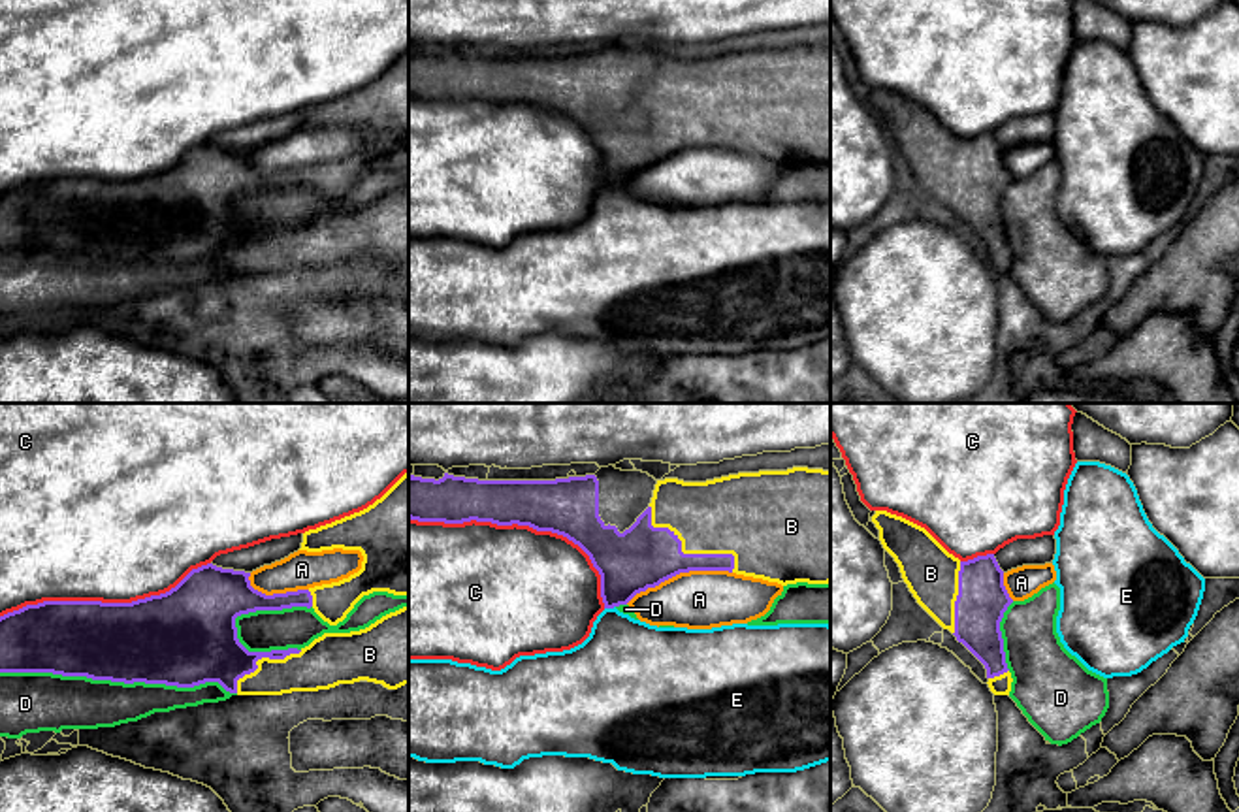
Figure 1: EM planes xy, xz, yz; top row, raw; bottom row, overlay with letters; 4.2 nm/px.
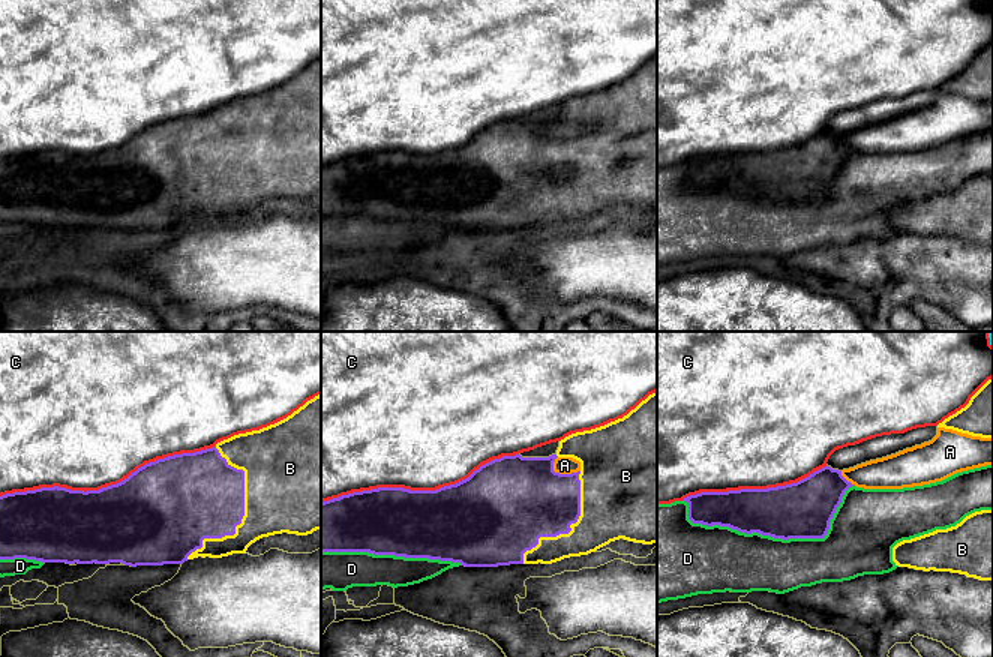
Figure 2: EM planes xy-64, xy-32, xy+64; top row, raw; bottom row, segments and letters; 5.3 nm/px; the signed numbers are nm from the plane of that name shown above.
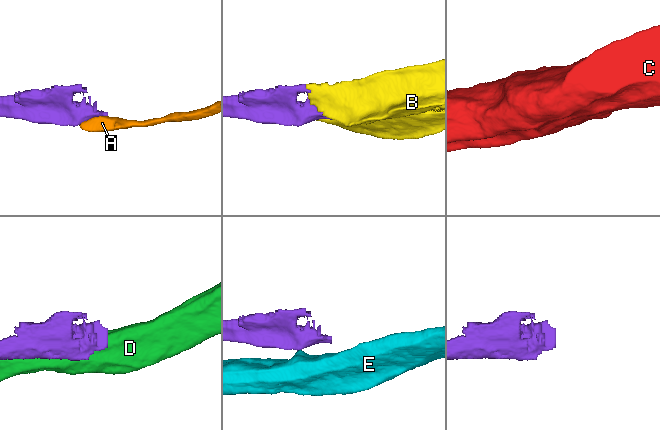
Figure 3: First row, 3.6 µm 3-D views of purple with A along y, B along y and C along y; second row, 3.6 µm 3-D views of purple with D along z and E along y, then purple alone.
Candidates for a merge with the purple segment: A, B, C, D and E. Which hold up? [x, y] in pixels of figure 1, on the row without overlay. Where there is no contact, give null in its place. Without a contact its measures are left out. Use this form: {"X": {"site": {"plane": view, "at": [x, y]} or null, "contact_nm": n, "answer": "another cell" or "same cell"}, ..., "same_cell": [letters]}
{"A": {"site": {"plane": "xz", "at": [678, 151]}, "contact_nm": 480, "answer": "another cell"}, "B": {"site": {"plane": "xz", "at": [688, 132]}, "contact_nm": 460, "answer": "same cell"}, "C": {"site": {"plane": "xz", "at": [524, 102]}, "contact_nm": 900, "answer": "another cell"}, "D": {"site": {"plane": "xy", "at": [119, 259]}, "contact_nm": 1000, "answer": "another cell"}, "E": {"site": {"plane": "xz", "at": [609, 185]}, "contact_nm": 50, "answer": "another cell"}, "same_cell": ["B"]}

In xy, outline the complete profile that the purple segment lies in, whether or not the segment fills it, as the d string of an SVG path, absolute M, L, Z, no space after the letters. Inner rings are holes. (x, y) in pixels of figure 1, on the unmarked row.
M405 51L380 77L367 87L303 111L299 128L360 128L362 147L339 160L309 168L266 173L250 164L250 151L222 147L213 141L192 147L175 166L132 181L102 179L43 179L26 183L0 194L0 251L53 251L62 254L87 254L111 260L145 260L177 266L194 266L218 260L237 273L282 273L292 269L318 269L360 258L397 268L409 262L409 185L390 190L365 207L350 211L324 211L309 224L298 228L249 230L237 217L235 196L256 188L282 188L292 185L314 187L314 190L337 203L354 183L373 170L409 173L409 51Z

